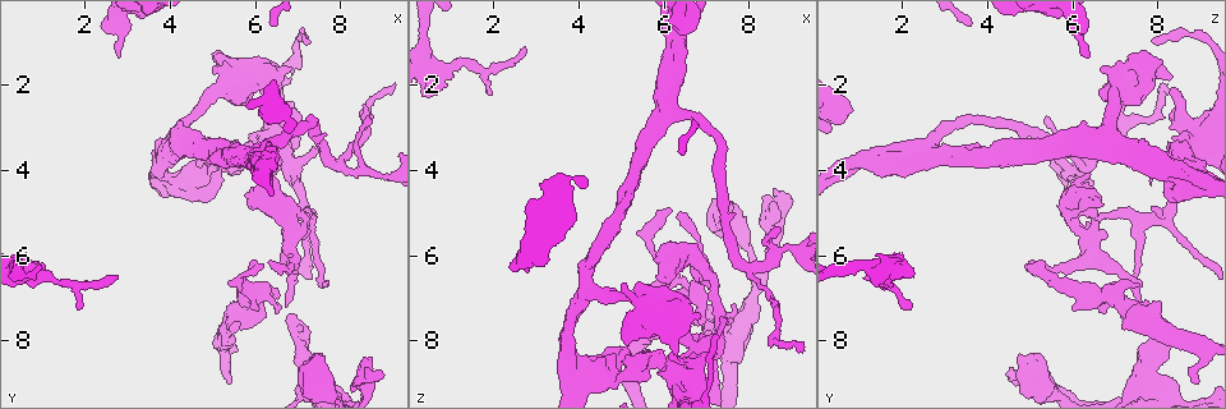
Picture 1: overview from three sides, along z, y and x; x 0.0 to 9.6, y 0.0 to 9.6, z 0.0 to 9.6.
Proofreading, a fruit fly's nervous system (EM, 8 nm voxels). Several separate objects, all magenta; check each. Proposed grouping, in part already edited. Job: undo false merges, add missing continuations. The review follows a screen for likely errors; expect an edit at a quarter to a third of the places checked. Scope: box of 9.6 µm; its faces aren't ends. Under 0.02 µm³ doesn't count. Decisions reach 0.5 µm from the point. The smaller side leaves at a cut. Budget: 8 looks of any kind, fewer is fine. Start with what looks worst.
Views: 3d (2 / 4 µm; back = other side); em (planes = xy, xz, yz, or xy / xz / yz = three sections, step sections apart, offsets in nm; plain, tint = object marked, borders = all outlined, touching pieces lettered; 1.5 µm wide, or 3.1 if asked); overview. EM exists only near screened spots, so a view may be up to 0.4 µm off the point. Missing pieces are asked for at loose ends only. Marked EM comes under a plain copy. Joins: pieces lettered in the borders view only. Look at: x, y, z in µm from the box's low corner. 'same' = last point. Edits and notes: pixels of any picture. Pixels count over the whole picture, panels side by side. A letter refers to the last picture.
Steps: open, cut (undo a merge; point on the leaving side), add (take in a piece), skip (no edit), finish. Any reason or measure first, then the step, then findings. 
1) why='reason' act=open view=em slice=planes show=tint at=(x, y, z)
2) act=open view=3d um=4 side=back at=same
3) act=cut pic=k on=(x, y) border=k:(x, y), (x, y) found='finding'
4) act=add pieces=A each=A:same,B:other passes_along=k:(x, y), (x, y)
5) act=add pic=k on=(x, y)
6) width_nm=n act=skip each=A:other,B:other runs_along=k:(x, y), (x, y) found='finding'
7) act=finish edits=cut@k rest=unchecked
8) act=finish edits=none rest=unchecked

why='an open end' act=open view=3d um=4 at=(7.25, 8.45, 5.30)

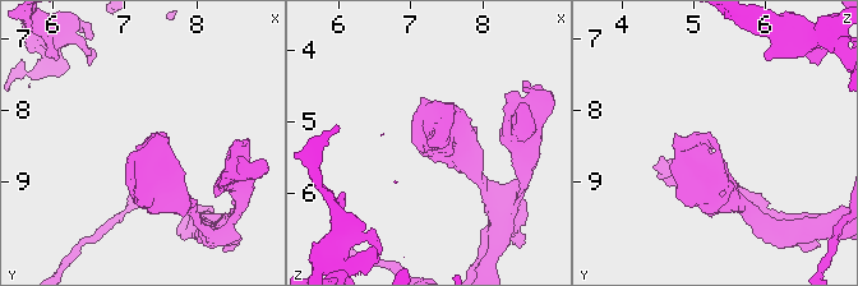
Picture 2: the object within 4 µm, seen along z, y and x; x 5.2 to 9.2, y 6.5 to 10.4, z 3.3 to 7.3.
why='need the tissue' act=open view=em slice=planes show=borders at=(7.30, 8.40, 5.35)

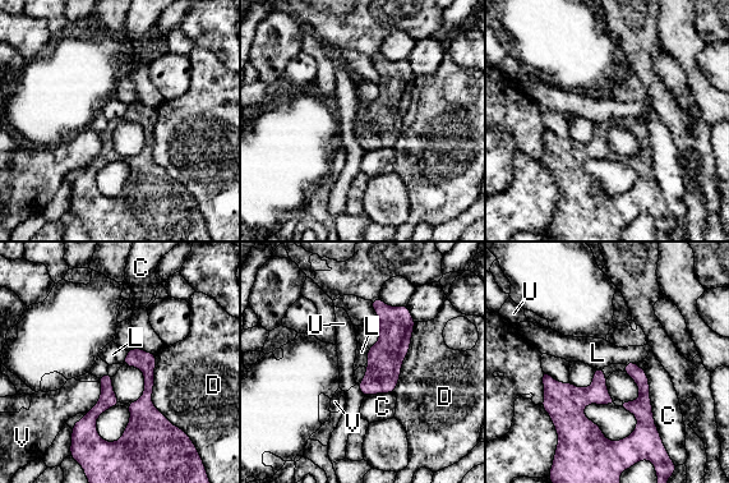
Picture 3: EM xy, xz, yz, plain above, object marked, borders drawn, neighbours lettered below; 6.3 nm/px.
longest_contact=D:460nm act=skip each=C:other,D:other,L:other,U:other,V:other found='none of them fits'

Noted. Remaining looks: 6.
why='branch stops here' act=open view=em slice=planes show=borders at=(2.75, 6.60, 1.10)

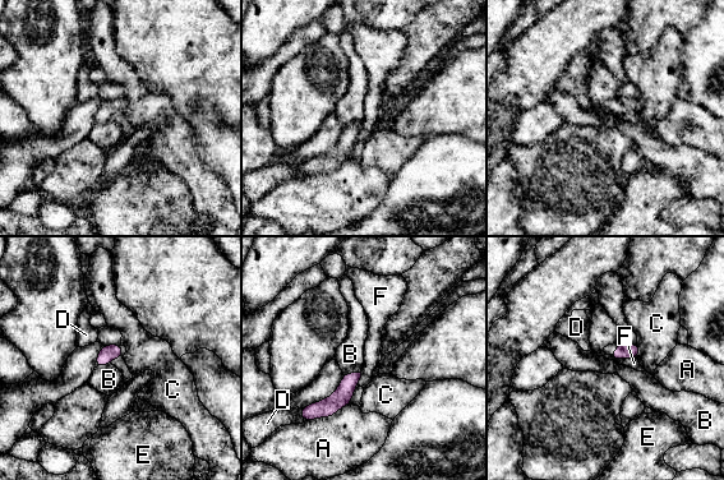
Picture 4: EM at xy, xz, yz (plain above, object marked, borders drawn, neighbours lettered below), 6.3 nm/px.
act=skip each=A:other,B:other,C:other,D:other,E:other,F:other border=4:(637, 356), (616, 360) found='none of them fits'

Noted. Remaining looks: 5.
act=open view=em slice=planes show=borders at=(5.65, 3.75, 8.55)

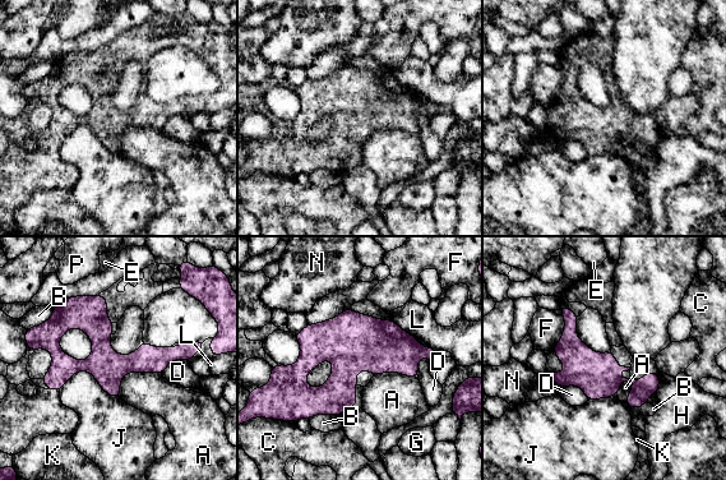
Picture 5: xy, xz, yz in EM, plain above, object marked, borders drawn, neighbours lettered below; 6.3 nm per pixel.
act=skip each=A:other,B:other,C:other,D:other,E:other,F:other,G:other,H:other,J:other,K:other,L:other,N:other,P:other border=5:(161, 373), (128, 373), (119, 397) found='all the same neuron'

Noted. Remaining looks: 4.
act=finish edits=none rest=unchecked

